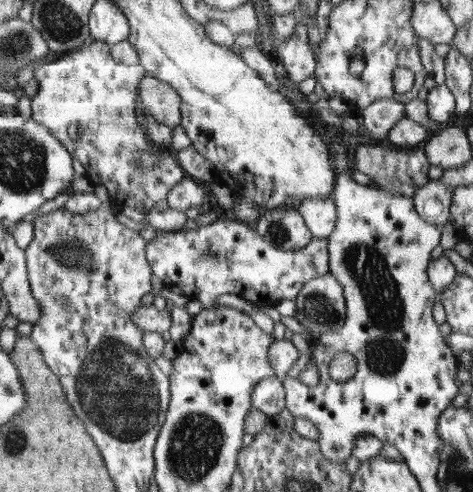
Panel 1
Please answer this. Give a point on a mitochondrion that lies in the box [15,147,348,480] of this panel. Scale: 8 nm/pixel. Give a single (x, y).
(114, 386)

